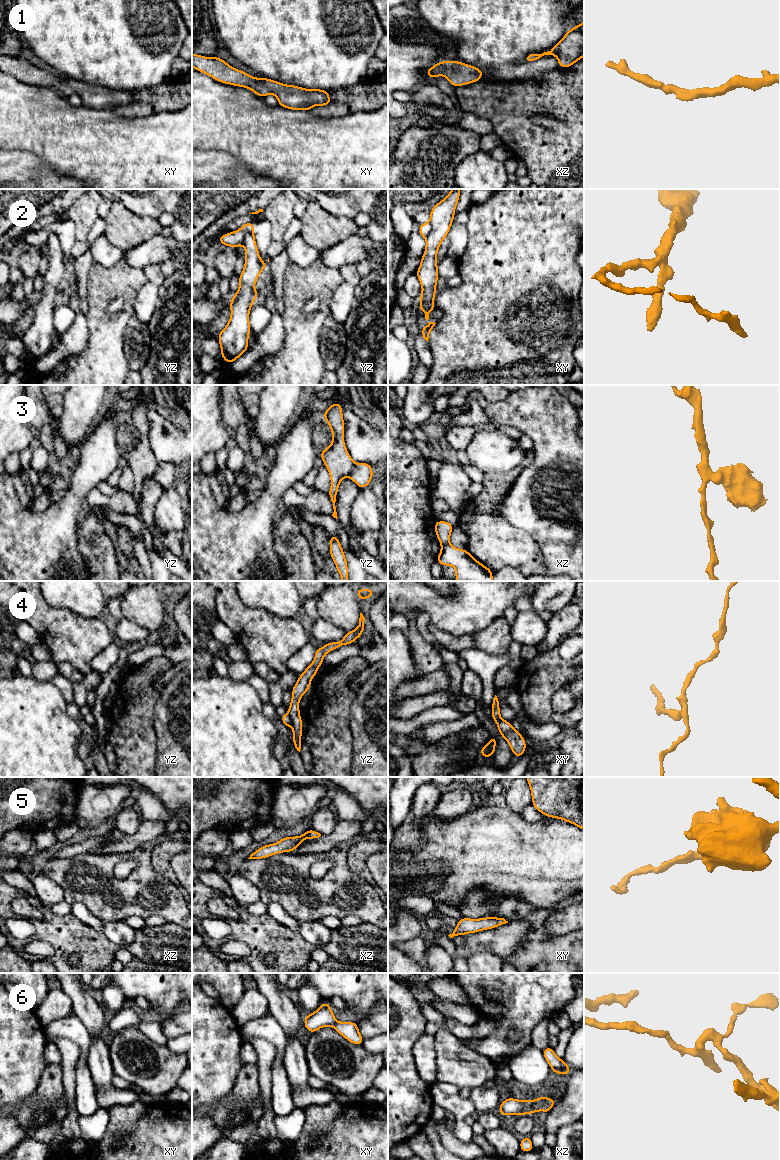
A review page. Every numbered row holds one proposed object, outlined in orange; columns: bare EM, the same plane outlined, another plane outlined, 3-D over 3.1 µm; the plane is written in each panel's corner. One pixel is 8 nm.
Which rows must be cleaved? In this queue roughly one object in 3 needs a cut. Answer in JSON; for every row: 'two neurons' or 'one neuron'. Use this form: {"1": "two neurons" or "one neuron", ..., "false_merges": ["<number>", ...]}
{"1": "one neuron", "2": "two neurons", "3": "two neurons", "4": "two neurons", "5": "one neuron", "6": "two neurons", "false_merges": ["2", "3", "4", "6"]}

